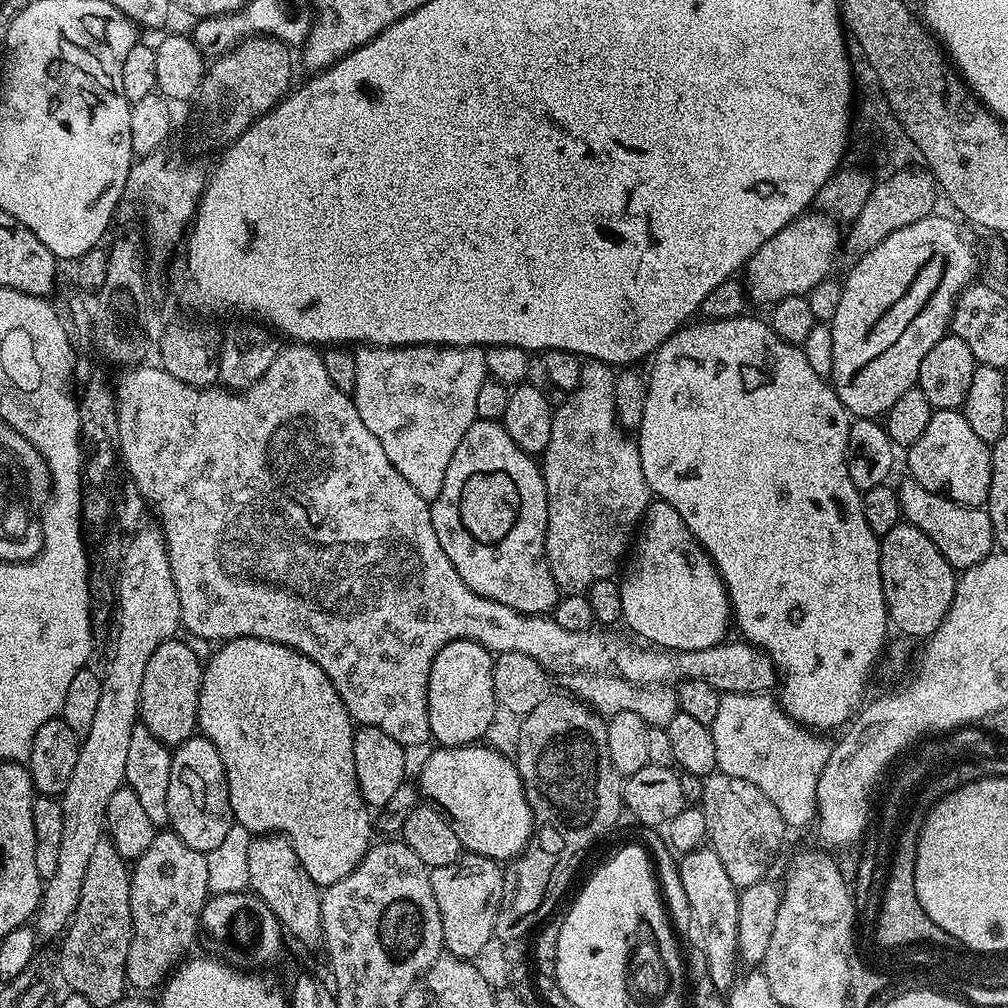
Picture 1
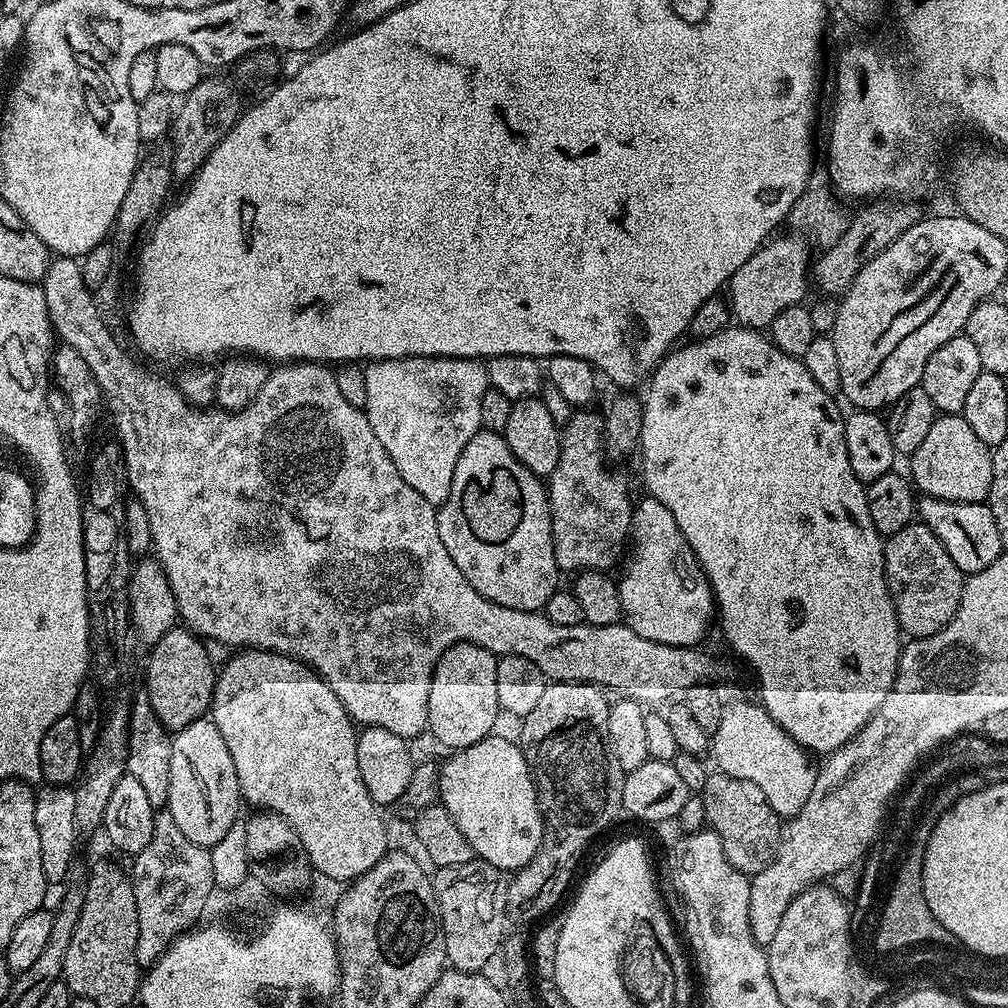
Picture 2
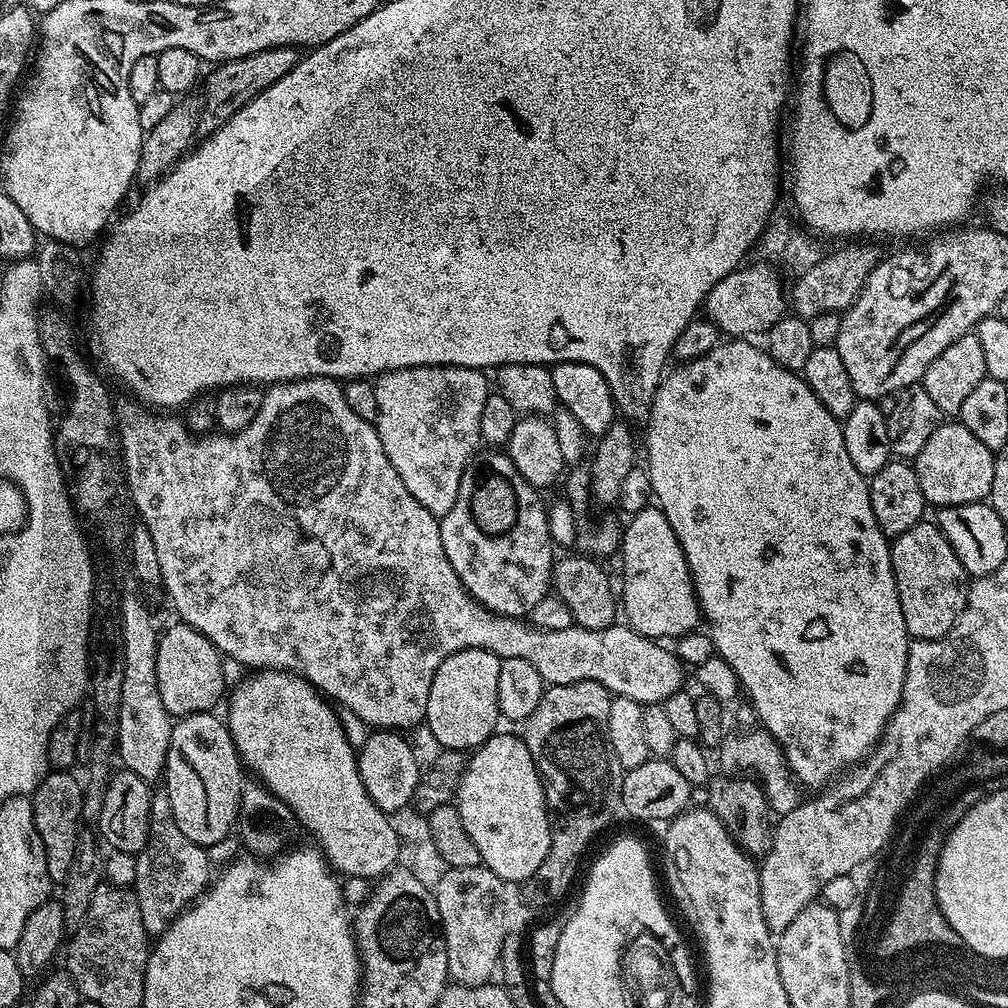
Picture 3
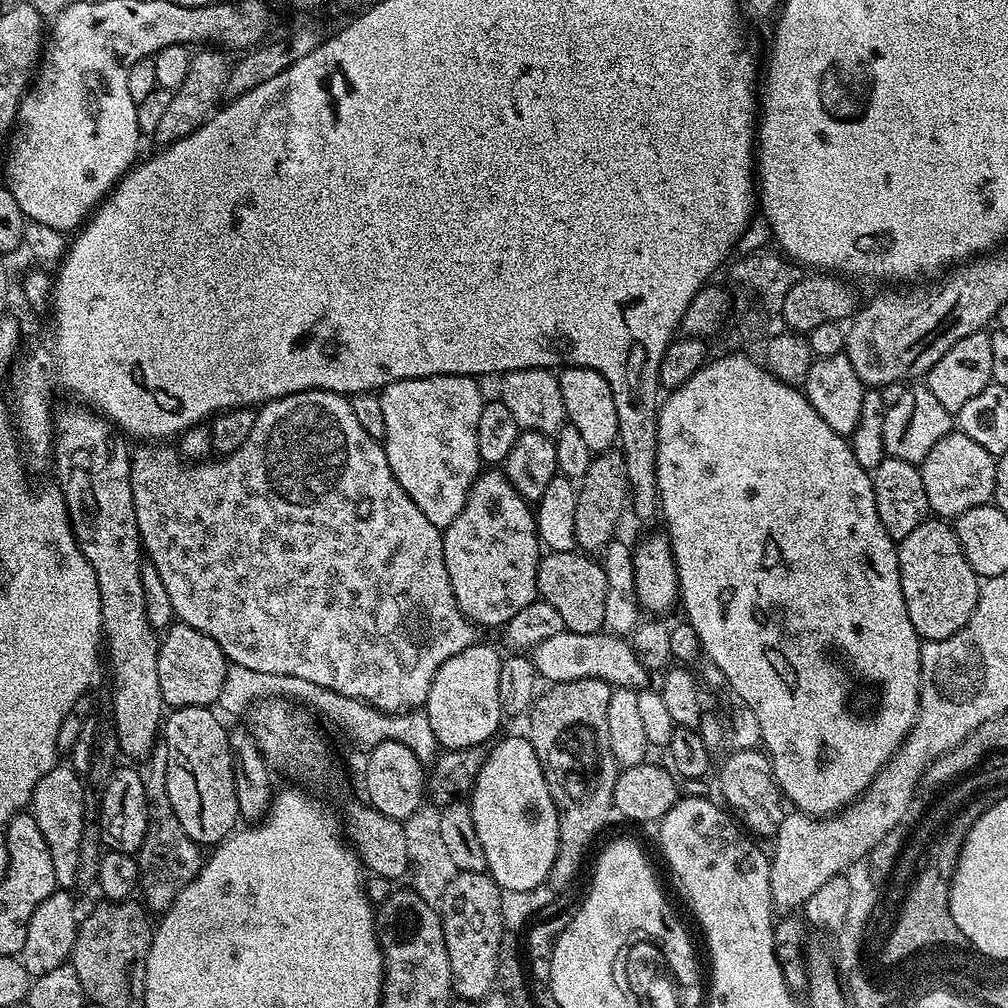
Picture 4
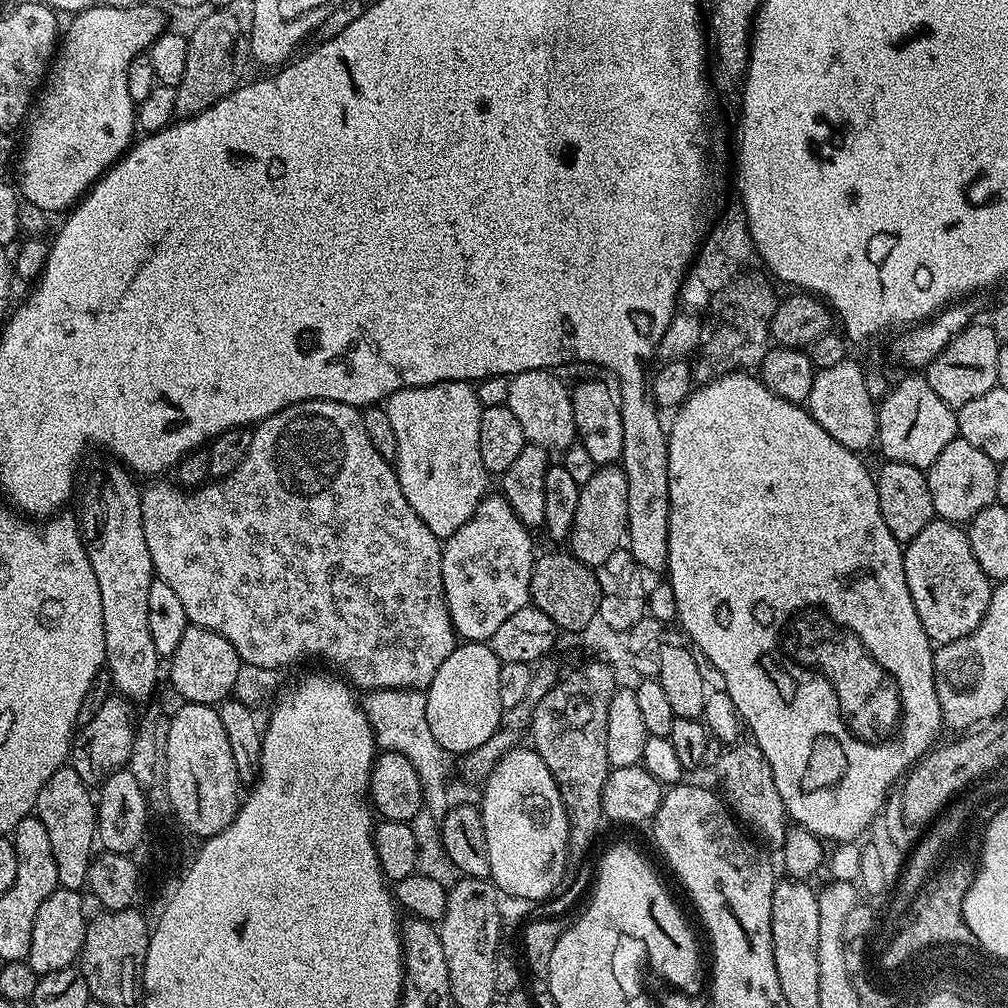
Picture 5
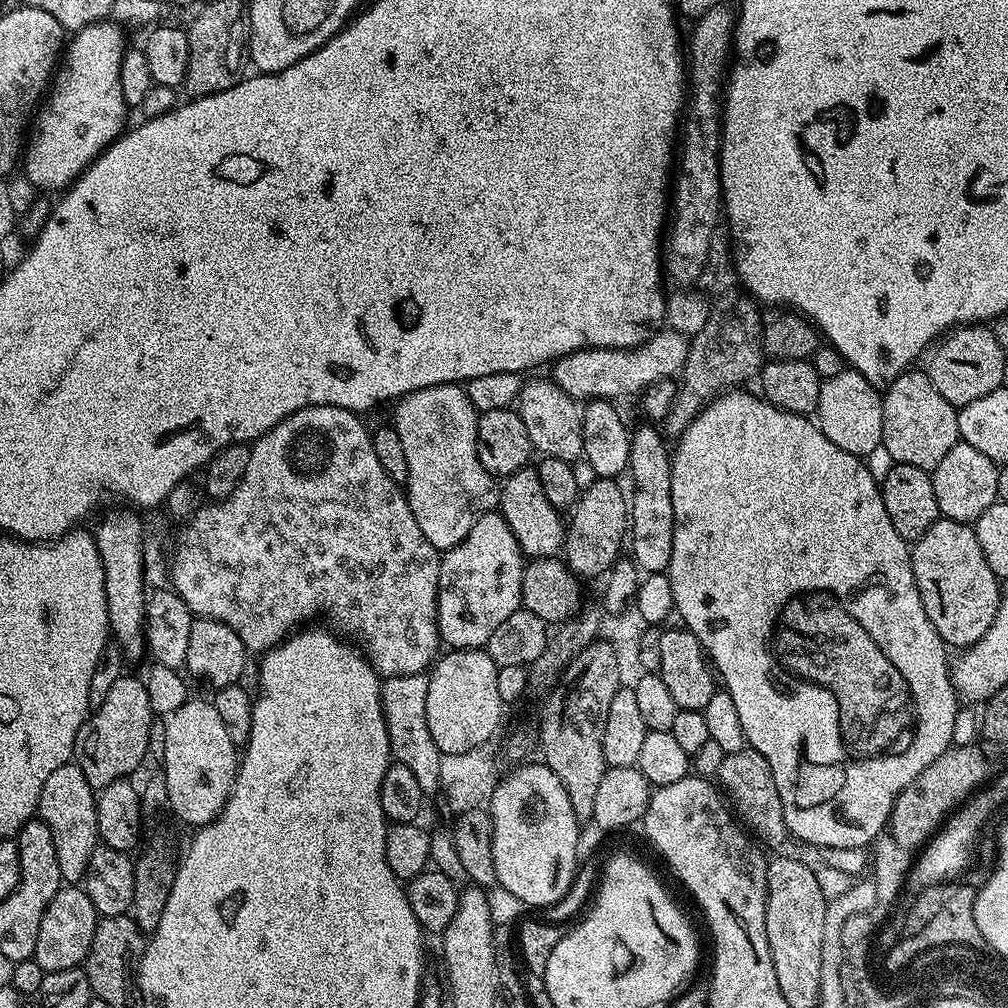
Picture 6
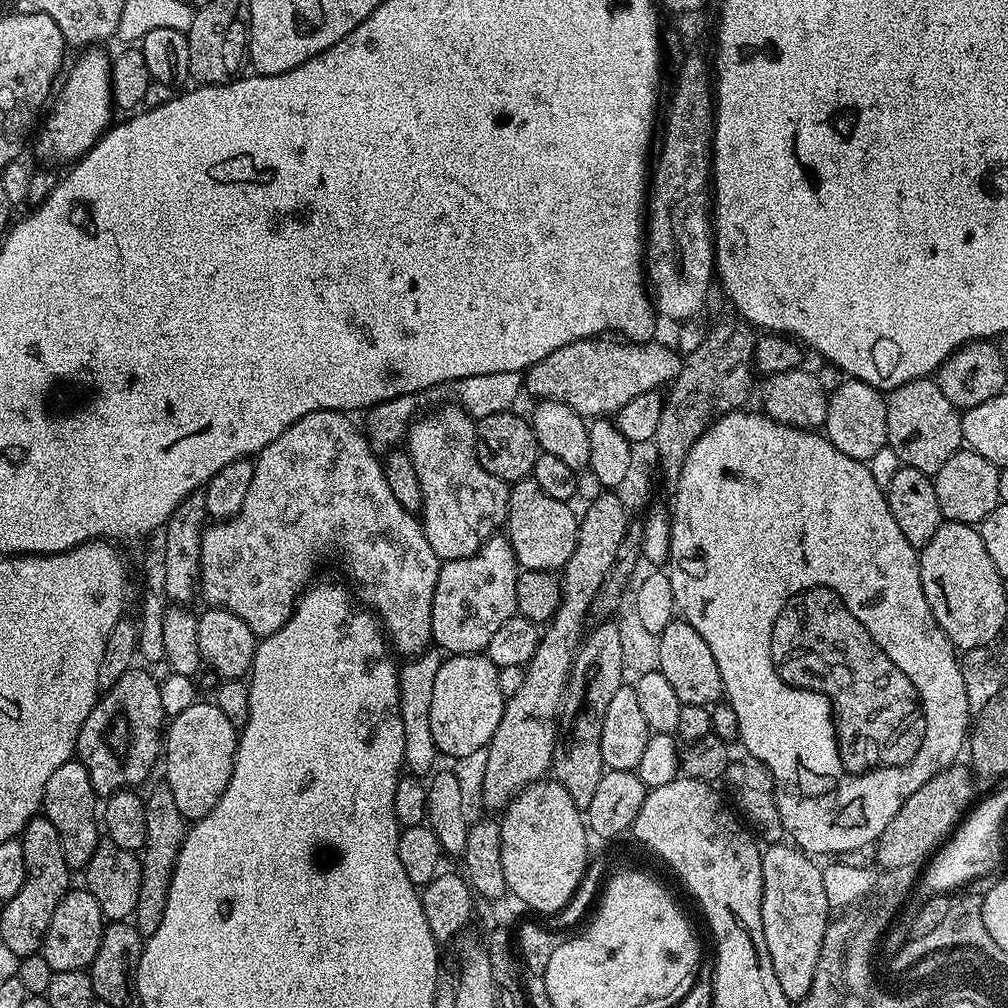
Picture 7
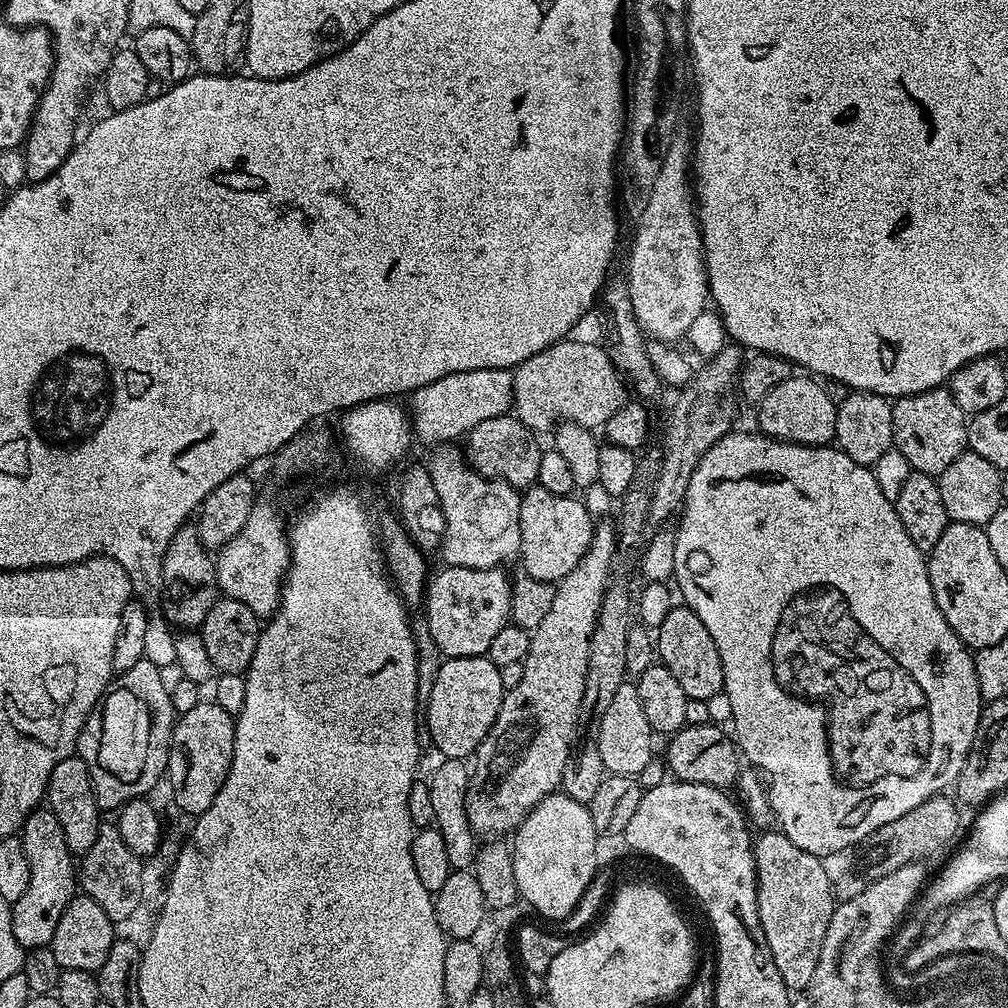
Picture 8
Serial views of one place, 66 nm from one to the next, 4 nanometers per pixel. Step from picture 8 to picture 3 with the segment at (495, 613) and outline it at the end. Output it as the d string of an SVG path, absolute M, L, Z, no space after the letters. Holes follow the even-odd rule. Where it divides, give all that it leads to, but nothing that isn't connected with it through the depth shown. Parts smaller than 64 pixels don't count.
M484 450L472 457L462 474L458 498L445 516L439 517L442 550L458 574L464 589L482 606L503 616L527 617L550 595L554 543L548 526L548 509L540 501L541 493L522 474L504 450Z

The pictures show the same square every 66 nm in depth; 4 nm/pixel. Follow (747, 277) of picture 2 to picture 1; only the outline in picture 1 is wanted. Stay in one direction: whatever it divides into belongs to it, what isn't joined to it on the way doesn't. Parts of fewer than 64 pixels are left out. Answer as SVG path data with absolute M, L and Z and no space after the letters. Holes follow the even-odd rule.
M812 210L796 217L770 242L766 242L748 259L746 273L746 295L753 305L777 304L783 296L803 296L818 286L820 280L829 275L832 263L842 252L842 228L833 217Z

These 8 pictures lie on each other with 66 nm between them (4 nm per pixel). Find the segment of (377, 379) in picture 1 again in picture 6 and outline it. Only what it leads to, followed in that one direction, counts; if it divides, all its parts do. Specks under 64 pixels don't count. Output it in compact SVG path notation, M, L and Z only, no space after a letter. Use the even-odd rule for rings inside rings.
M439 384L422 390L414 390L408 396L400 397L396 408L394 427L406 454L408 479L406 495L408 505L418 522L418 530L426 534L426 542L437 550L458 546L470 534L474 522L480 516L493 511L498 504L498 484L482 466L476 449L476 417L478 411L471 402L467 391L460 384Z

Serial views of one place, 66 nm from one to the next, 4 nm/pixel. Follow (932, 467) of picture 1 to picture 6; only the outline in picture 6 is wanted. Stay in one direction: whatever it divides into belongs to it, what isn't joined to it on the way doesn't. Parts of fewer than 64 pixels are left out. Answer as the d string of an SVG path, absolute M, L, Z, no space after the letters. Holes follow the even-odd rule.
M963 442L953 446L938 466L931 469L930 475L934 486L934 498L938 502L941 517L957 520L963 524L972 524L998 500L999 467L986 454L974 450L974 446Z

